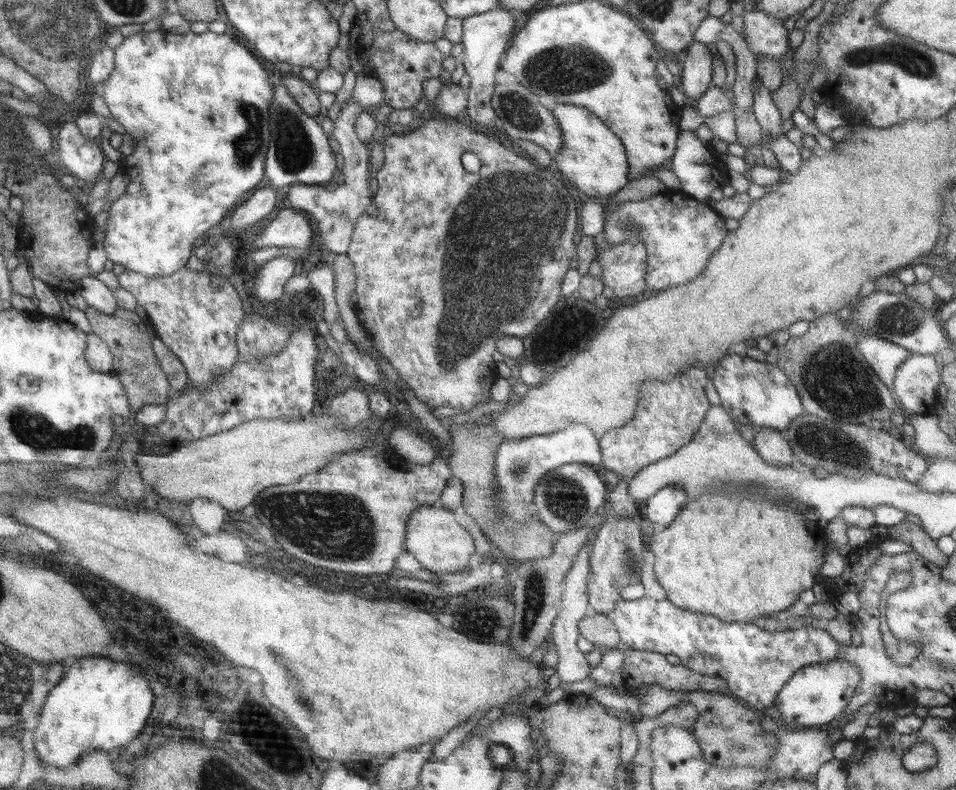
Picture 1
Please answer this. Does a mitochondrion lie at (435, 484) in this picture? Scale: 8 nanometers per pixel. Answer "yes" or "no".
no

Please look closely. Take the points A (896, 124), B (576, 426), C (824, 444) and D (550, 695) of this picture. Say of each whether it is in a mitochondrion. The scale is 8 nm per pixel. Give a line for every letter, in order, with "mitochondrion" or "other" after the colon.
A: other
B: other
C: mitochondrion
D: other

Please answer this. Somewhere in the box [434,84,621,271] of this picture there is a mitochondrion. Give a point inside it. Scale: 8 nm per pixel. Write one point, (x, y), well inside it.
(516, 111)

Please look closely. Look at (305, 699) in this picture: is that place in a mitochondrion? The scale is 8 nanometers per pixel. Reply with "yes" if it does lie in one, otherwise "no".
yes

